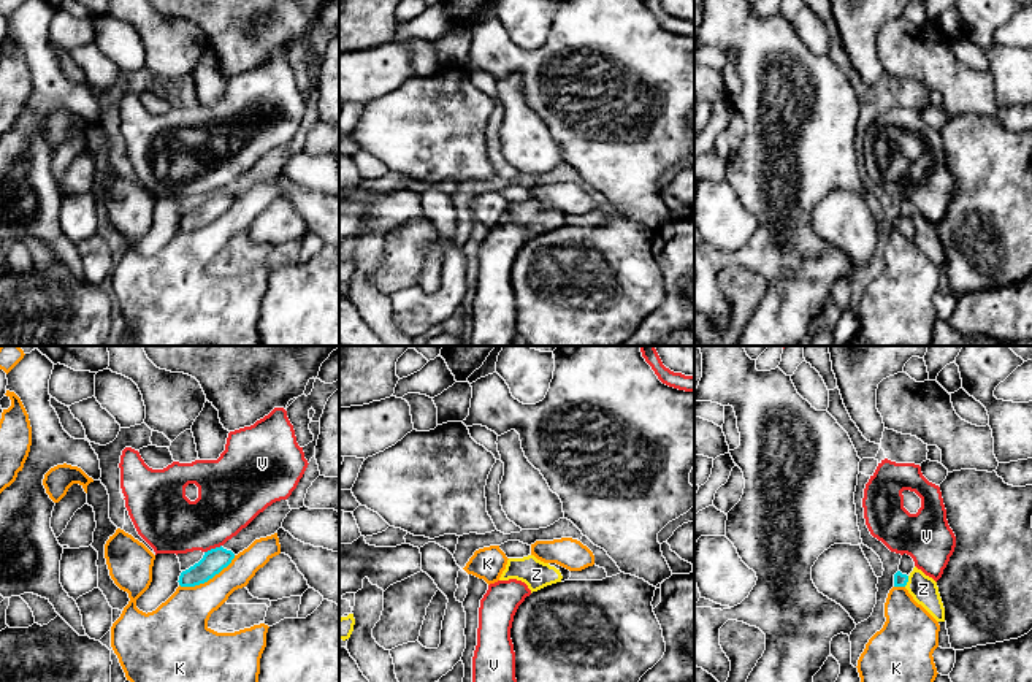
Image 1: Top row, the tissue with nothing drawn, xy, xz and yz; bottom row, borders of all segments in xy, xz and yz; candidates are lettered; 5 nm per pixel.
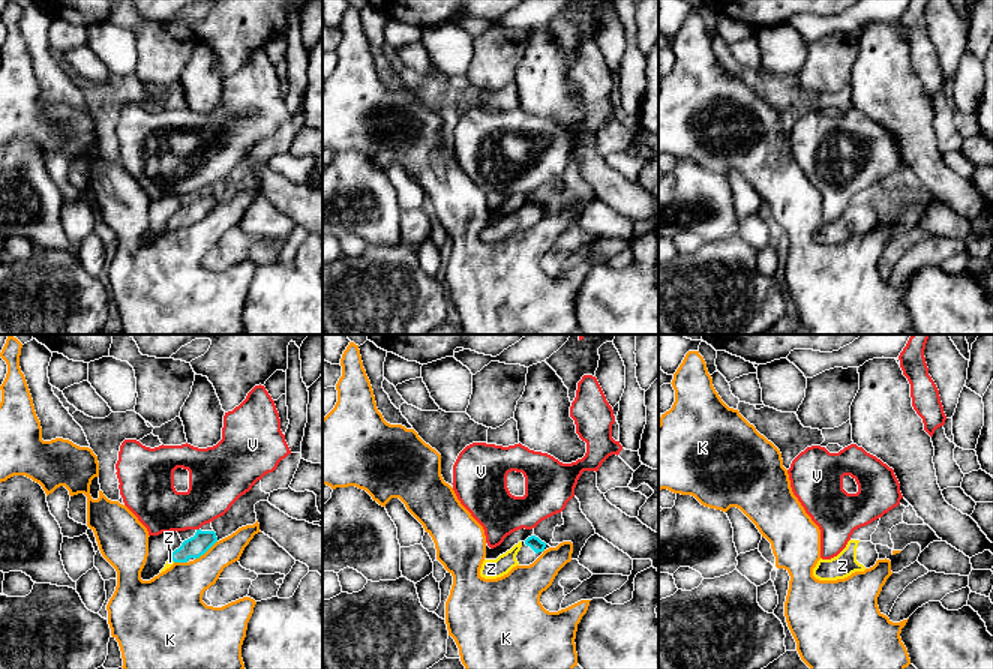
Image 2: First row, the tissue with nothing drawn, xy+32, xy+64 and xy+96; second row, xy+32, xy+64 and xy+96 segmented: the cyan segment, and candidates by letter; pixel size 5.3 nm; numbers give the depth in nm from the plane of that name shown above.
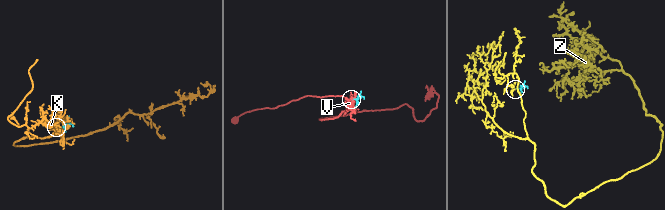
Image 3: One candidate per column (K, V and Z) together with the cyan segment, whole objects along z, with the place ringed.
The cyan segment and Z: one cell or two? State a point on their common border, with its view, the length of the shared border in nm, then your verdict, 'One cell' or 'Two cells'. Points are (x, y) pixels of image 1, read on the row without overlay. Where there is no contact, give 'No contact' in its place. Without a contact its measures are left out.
Touches cyan at yz (907, 226). Shared border 60 nm. One cell

